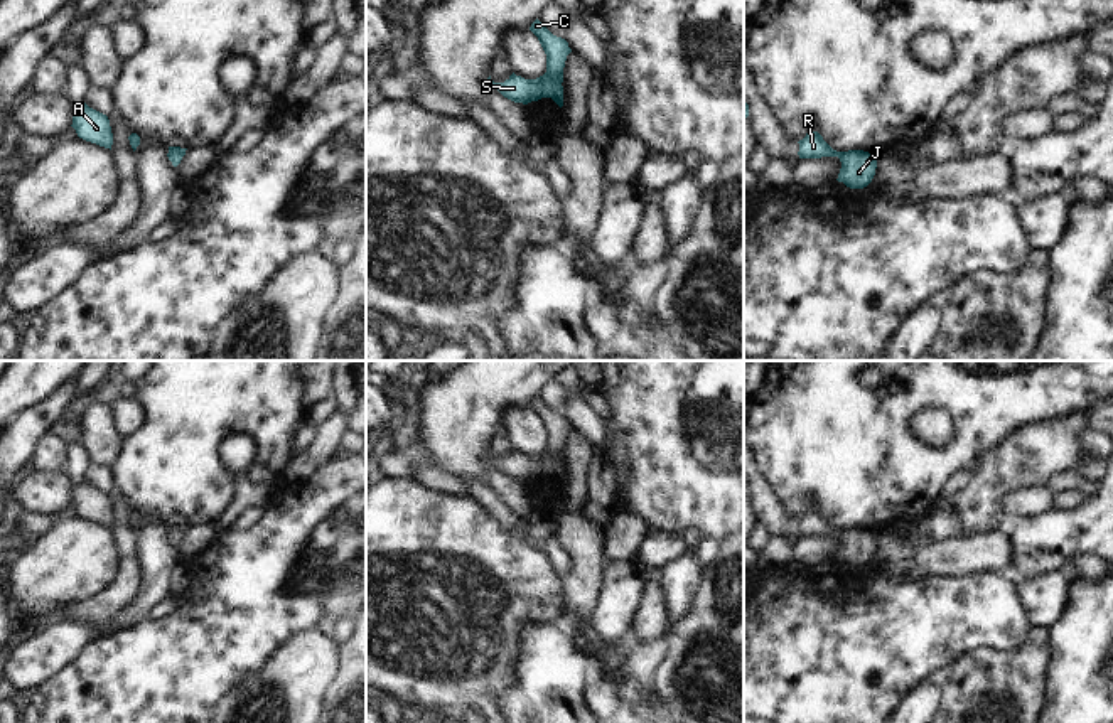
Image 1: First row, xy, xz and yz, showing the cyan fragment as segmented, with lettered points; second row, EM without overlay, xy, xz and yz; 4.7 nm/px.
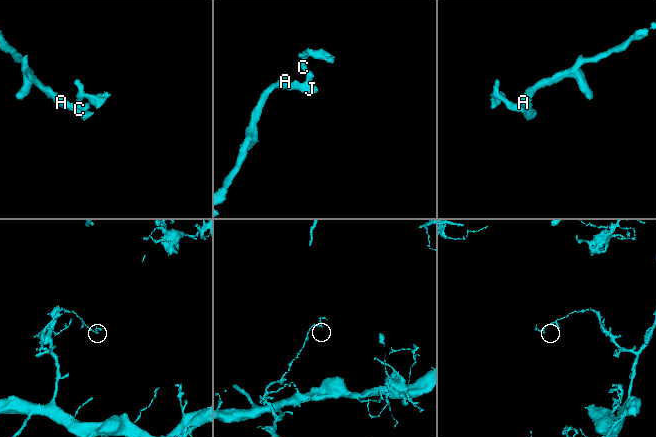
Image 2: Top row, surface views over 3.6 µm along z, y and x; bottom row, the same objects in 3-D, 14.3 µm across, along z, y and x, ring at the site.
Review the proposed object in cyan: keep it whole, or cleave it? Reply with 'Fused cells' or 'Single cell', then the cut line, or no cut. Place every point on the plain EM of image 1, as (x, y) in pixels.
Single cell. No split.

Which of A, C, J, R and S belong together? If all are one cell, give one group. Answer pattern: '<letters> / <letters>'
A C J R S

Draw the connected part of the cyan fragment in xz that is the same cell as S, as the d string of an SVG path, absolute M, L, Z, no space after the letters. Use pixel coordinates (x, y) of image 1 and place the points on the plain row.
M538 396L530 408L538 415L546 431L546 450L536 457L524 457L514 450L504 460L487 458L508 477L528 482L541 475L551 475L560 485L563 484L563 445L567 433L572 430L568 420L553 413Z

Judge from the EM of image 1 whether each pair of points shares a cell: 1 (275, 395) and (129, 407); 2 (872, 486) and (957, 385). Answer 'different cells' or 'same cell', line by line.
1: different cells
2: same cell

